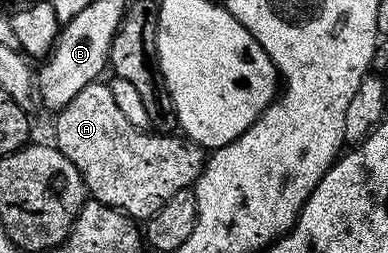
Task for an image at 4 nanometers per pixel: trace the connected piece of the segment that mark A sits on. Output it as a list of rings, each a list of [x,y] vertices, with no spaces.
[[[95,81],[55,116],[54,145],[82,173],[87,194],[116,207],[137,221],[147,221],[174,193],[189,190],[204,172],[205,148],[187,138],[175,139],[172,133],[156,133],[130,125],[114,102],[108,83]]]

